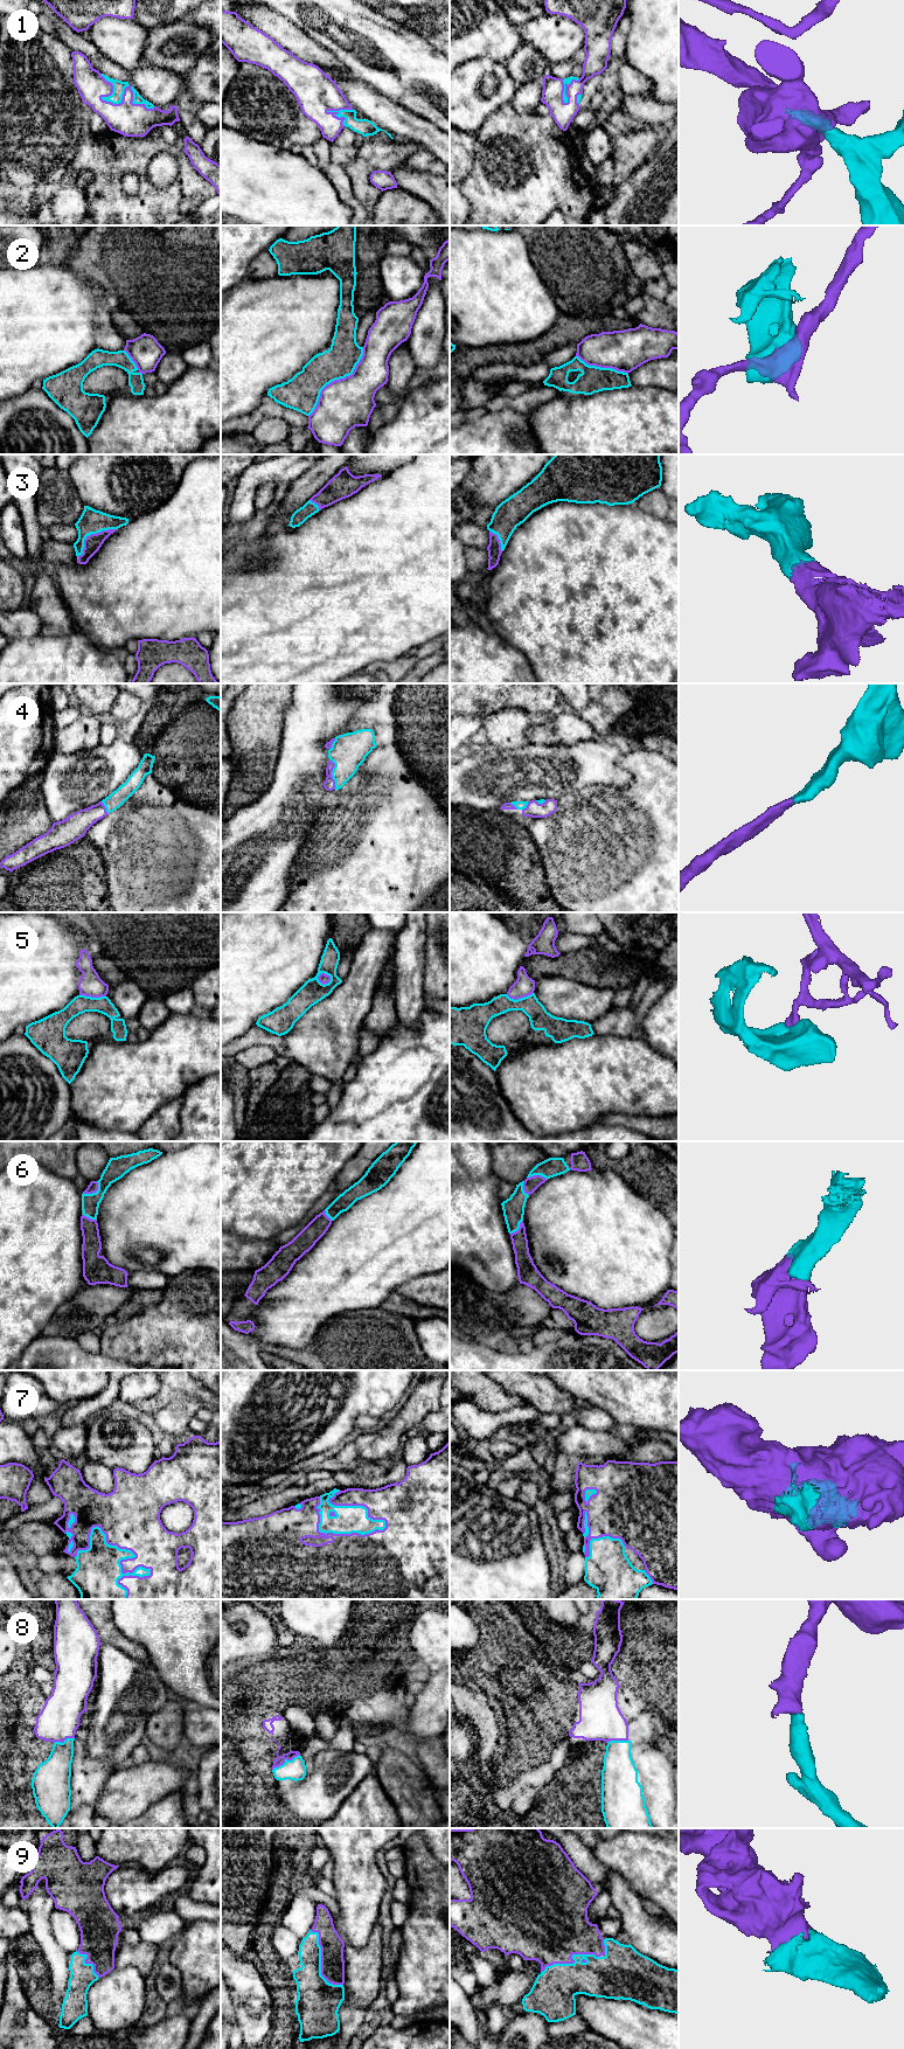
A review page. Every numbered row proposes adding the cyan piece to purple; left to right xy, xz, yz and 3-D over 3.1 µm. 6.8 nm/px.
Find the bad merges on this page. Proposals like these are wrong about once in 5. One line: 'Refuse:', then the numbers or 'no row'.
Refuse: 2, 5

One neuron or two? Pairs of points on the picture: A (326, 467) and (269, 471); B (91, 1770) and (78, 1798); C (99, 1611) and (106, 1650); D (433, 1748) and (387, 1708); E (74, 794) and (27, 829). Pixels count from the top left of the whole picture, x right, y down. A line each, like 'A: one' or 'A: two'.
A: two
B: one
C: two
D: one
E: two

